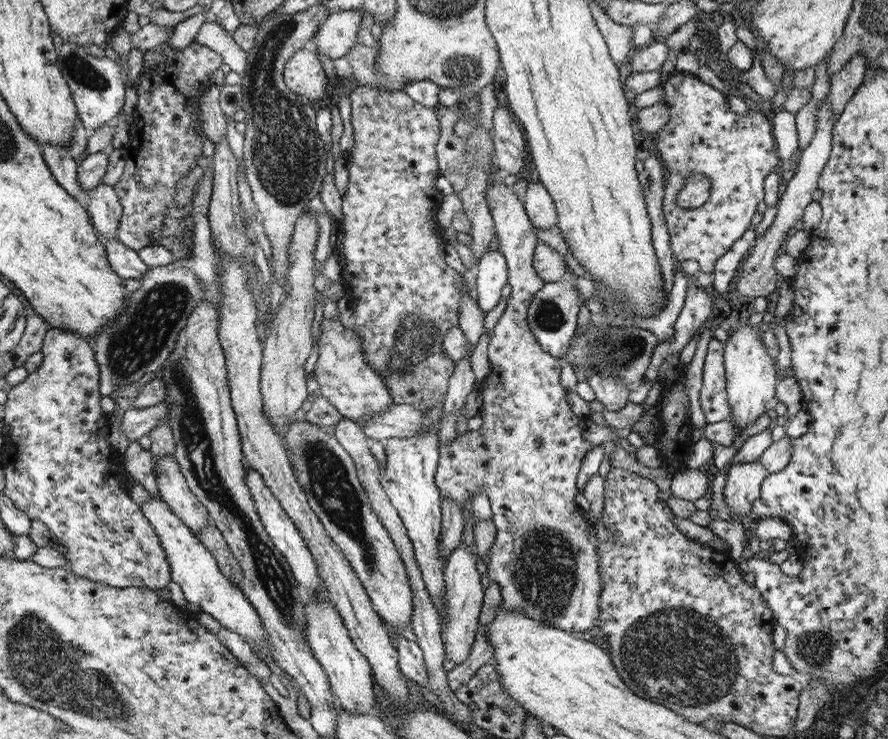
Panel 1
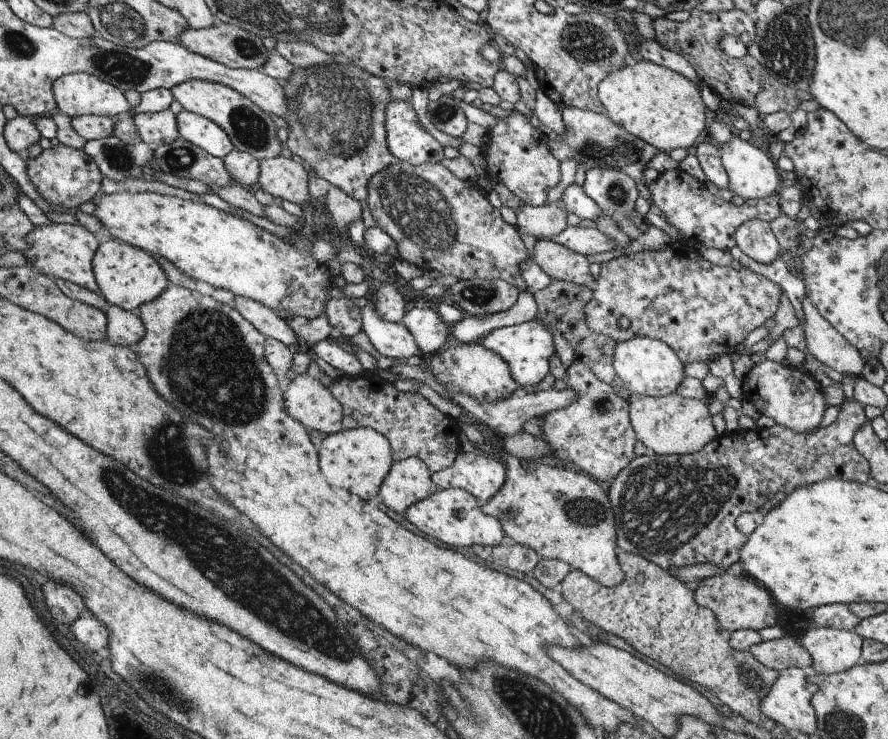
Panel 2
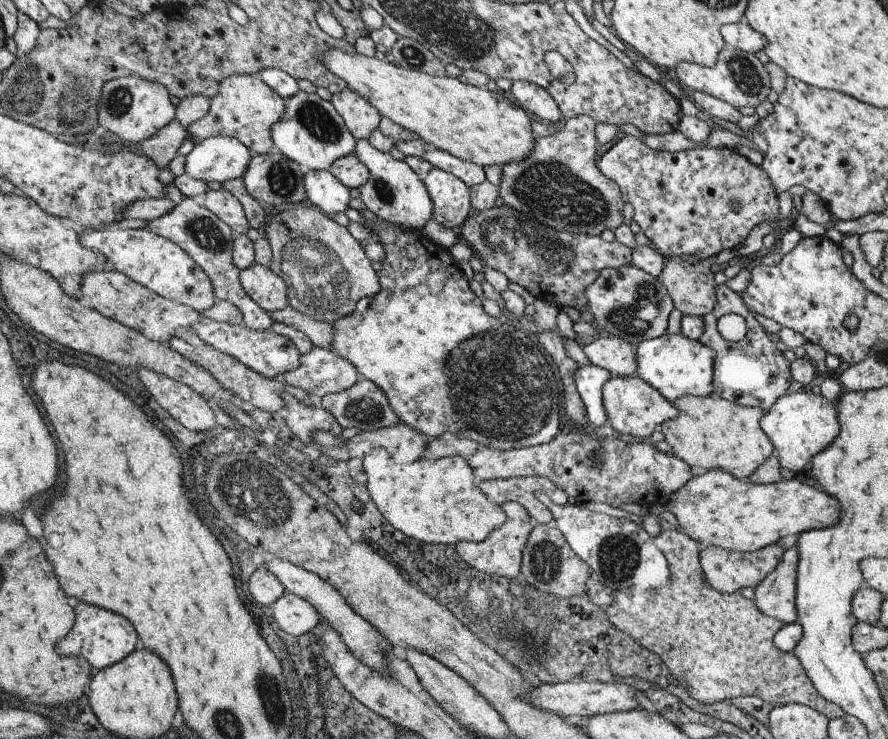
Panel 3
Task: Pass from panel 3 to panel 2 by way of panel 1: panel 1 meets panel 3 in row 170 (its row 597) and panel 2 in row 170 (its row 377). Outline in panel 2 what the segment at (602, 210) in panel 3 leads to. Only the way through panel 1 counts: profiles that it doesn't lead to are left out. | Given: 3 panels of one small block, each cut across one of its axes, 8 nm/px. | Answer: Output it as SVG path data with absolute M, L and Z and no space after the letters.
M514 110L489 130L490 143L483 152L488 163L487 177L501 182L523 205L540 207L546 204L548 190L558 187L561 180L561 163L551 154L548 138L533 128L528 117Z

